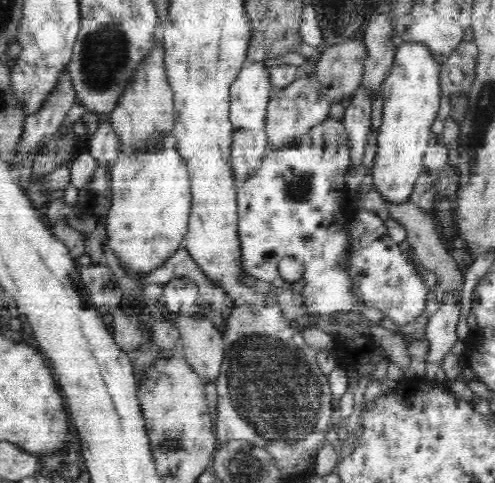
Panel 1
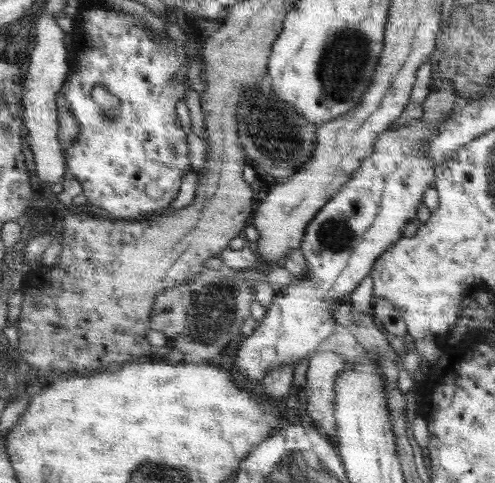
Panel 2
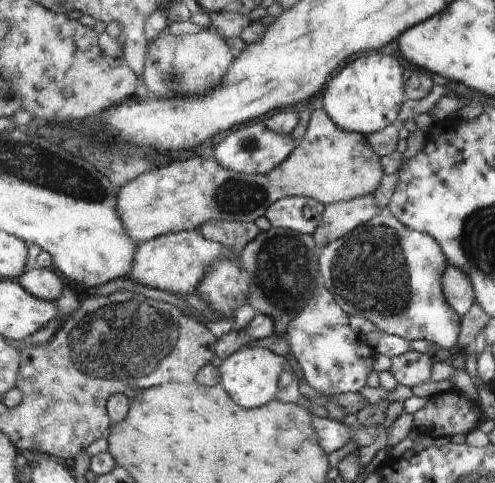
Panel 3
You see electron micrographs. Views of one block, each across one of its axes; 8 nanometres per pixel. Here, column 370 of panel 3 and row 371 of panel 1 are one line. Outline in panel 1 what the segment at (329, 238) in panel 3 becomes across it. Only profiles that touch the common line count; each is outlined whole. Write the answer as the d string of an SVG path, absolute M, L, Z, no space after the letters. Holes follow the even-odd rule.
M178 316L178 330L182 356L192 364L196 374L204 378L204 382L214 382L218 386L226 360L224 334L218 332L210 320L192 320L186 316Z

